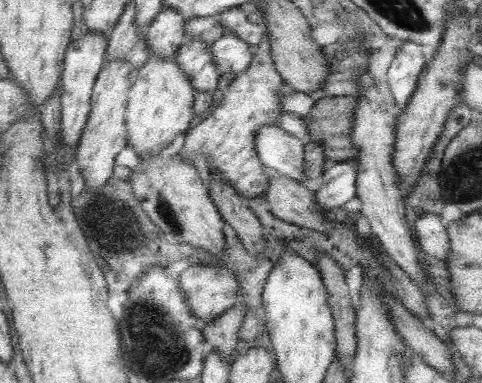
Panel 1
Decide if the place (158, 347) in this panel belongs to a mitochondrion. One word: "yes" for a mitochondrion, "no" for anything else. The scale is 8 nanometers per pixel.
yes

